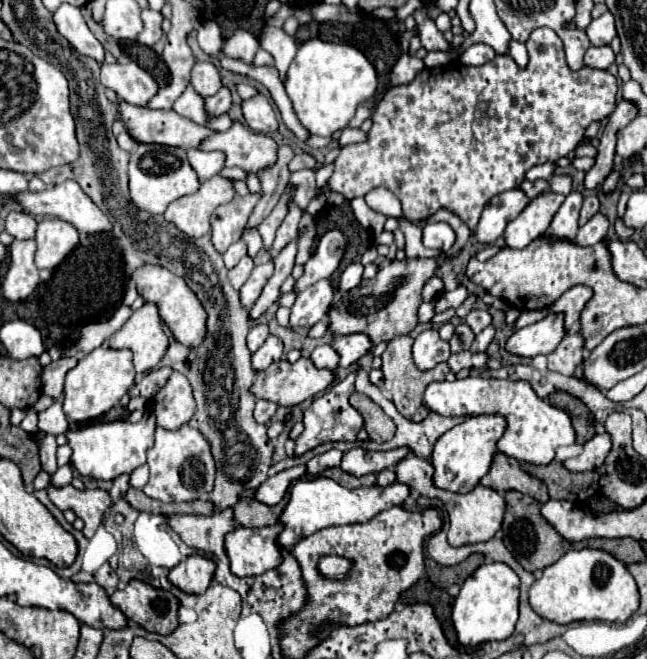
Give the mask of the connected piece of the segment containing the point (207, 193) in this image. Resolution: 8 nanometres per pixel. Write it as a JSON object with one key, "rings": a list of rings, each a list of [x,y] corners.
{"rings":[[[215,175],[215,177],[207,179],[205,183],[201,183],[197,193],[185,195],[185,197],[179,197],[177,201],[173,201],[167,207],[163,217],[167,221],[171,221],[173,225],[177,225],[189,237],[201,237],[211,231],[209,219],[211,219],[213,211],[219,205],[229,203],[233,197],[235,197],[233,179]]]}

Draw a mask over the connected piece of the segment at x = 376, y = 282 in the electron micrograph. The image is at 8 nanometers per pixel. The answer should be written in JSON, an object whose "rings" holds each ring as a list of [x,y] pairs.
{"rings":[[[405,259],[405,261],[389,261],[379,267],[375,279],[361,281],[355,289],[351,289],[341,301],[337,301],[327,317],[329,317],[329,333],[331,335],[351,335],[365,333],[371,337],[373,345],[379,341],[391,341],[397,335],[409,335],[417,325],[417,309],[423,303],[421,291],[425,283],[435,275],[439,259]]]}

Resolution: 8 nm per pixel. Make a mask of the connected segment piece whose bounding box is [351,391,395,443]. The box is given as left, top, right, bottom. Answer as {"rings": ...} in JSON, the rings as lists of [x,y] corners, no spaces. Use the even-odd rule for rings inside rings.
{"rings":[[[353,391],[351,393],[351,405],[363,415],[365,431],[369,433],[369,437],[373,441],[383,443],[395,435],[395,423],[391,421],[391,417],[387,417],[383,413],[383,409],[379,409],[379,405],[375,405],[369,397],[363,397],[363,393]]]}

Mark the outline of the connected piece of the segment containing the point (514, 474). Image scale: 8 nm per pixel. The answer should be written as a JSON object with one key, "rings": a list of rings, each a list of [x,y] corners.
{"rings":[[[497,453],[493,457],[493,465],[489,469],[489,473],[481,479],[481,485],[491,487],[499,493],[505,491],[521,491],[525,495],[535,497],[539,503],[547,503],[549,501],[549,493],[547,493],[547,485],[535,477],[531,477],[529,473],[525,473],[519,465],[517,459],[507,457],[505,453]]]}

